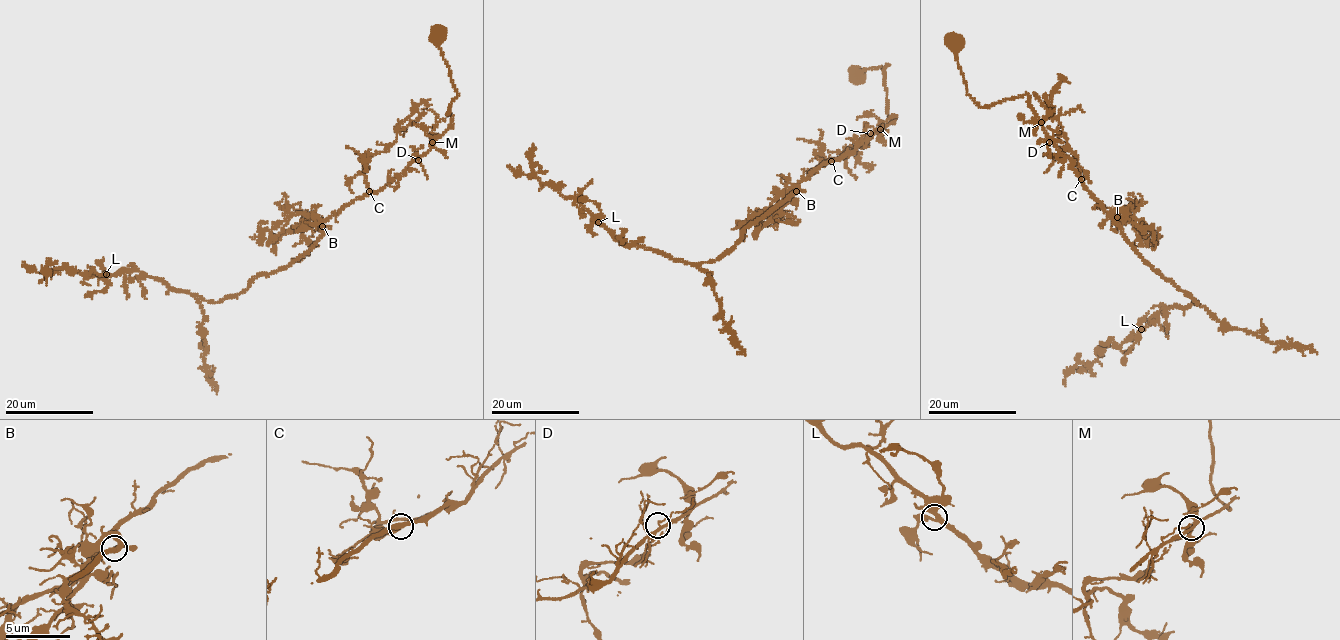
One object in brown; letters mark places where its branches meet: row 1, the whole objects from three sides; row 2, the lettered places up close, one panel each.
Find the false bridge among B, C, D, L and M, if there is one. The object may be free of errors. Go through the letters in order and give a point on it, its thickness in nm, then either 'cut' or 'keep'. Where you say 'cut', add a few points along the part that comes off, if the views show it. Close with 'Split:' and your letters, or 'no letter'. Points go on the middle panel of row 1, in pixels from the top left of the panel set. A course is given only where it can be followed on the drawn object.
B: place (796, 191); calibre 260 nm; keep
C: place (831, 161); calibre 320 nm; keep
D: place (870, 133); calibre 170 nm; keep
L: place (598, 222); calibre 280 nm; keep
M: place (880, 129); calibre 280 nm; keep
Split: no letter

